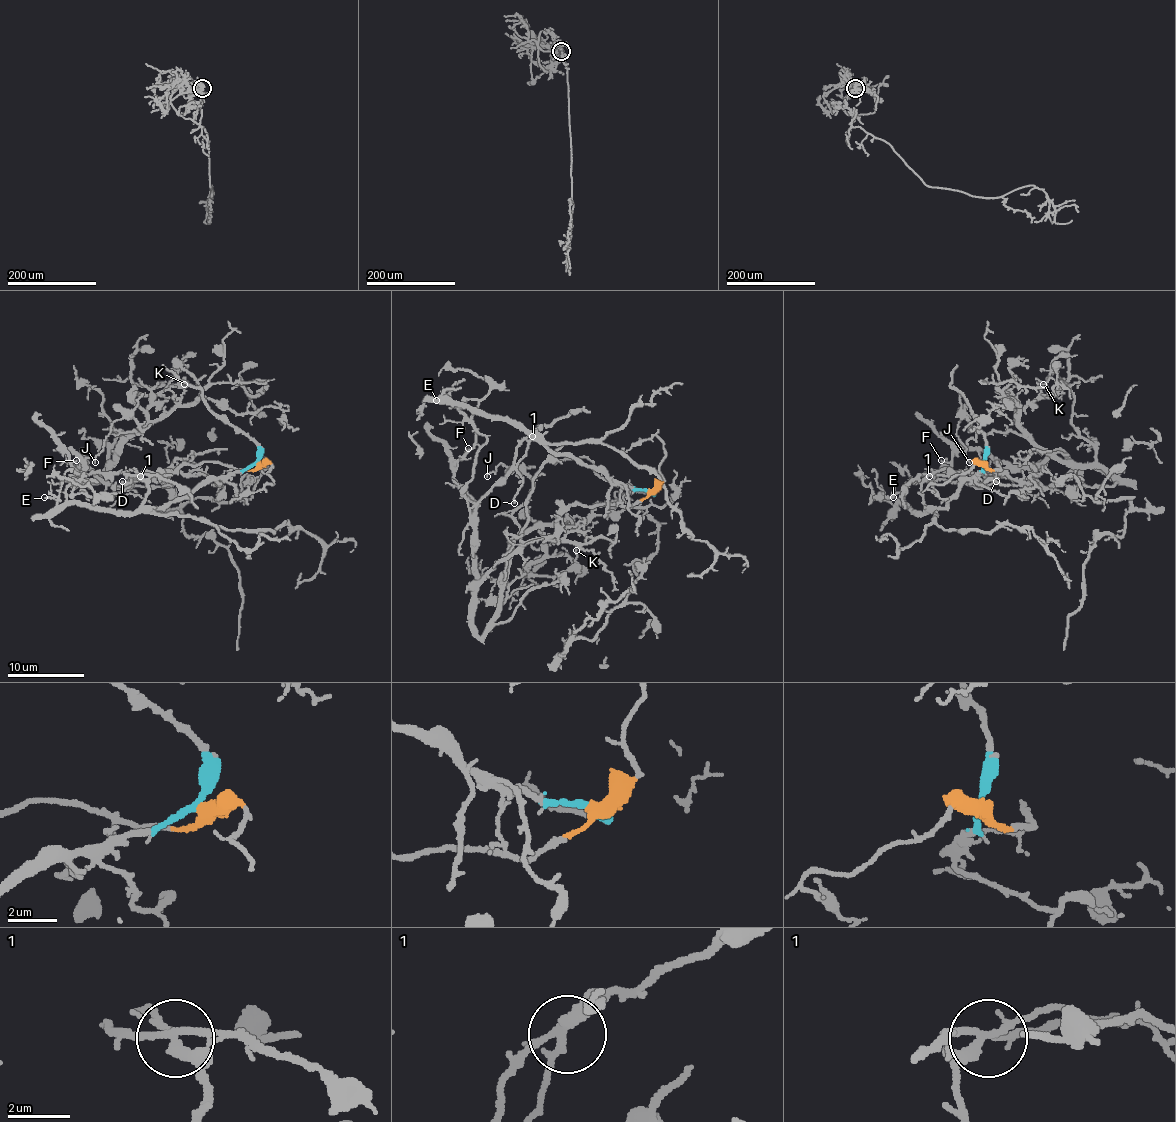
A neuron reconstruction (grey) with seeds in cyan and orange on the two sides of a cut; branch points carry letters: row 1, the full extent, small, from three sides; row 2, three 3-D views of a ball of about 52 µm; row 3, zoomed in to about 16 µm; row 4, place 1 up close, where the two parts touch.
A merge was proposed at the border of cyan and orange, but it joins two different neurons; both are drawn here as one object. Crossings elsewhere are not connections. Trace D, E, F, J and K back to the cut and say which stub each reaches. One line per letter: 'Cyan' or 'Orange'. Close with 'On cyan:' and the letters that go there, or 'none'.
D: Cyan
E: Cyan
F: Orange
J: Orange
K: Orange
On cyan: D, E

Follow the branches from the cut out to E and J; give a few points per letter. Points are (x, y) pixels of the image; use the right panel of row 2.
E: (983, 462), (944, 507), (925, 512), (911, 510), (906, 505), (886, 501), (894, 497)
J: (983, 462), (1041, 487), (1085, 466), (1129, 482), (961, 418), (969, 462)

